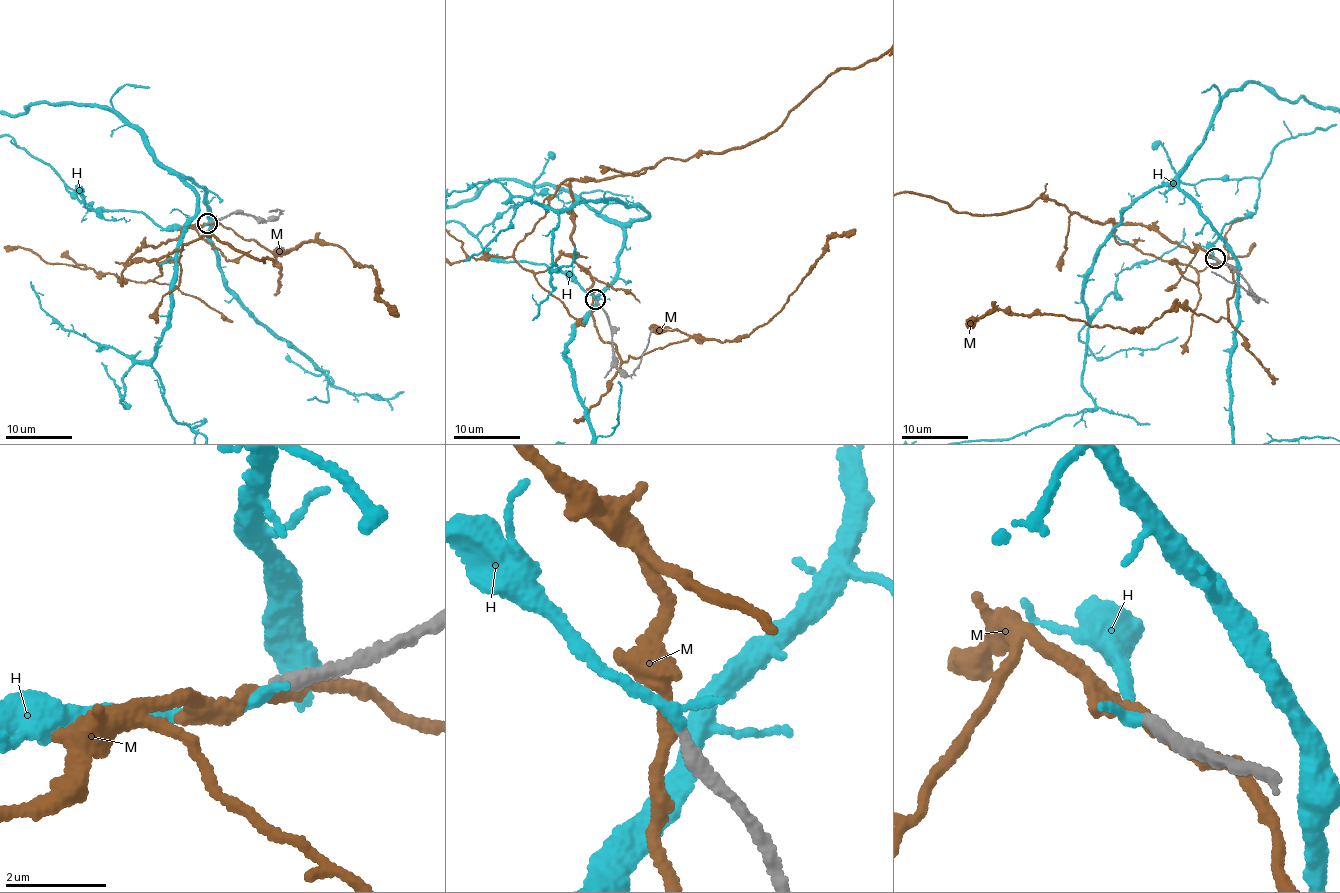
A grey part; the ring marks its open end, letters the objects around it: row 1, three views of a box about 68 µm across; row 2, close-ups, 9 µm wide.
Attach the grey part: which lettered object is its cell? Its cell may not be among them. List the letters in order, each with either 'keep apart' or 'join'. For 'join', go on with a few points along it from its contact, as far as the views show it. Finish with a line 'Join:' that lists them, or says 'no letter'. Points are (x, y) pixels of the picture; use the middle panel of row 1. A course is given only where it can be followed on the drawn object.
H: join
M: keep apart
Join: H

